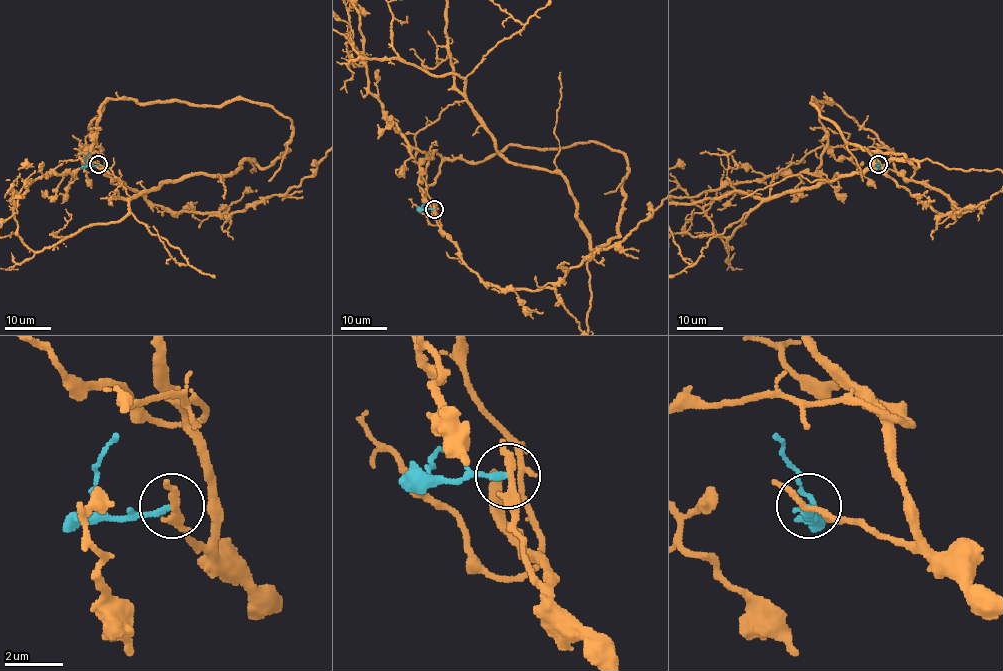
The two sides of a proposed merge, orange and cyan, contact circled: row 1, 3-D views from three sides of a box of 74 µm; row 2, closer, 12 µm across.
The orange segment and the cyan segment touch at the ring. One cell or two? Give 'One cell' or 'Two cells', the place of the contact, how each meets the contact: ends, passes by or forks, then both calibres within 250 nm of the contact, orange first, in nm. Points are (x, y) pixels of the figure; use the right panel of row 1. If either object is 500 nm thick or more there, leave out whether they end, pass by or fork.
Two cells. Place: (878, 164). At the ring orange passes by. At the ring cyan ends. Thickness 240 nm (orange) against 190 nm

